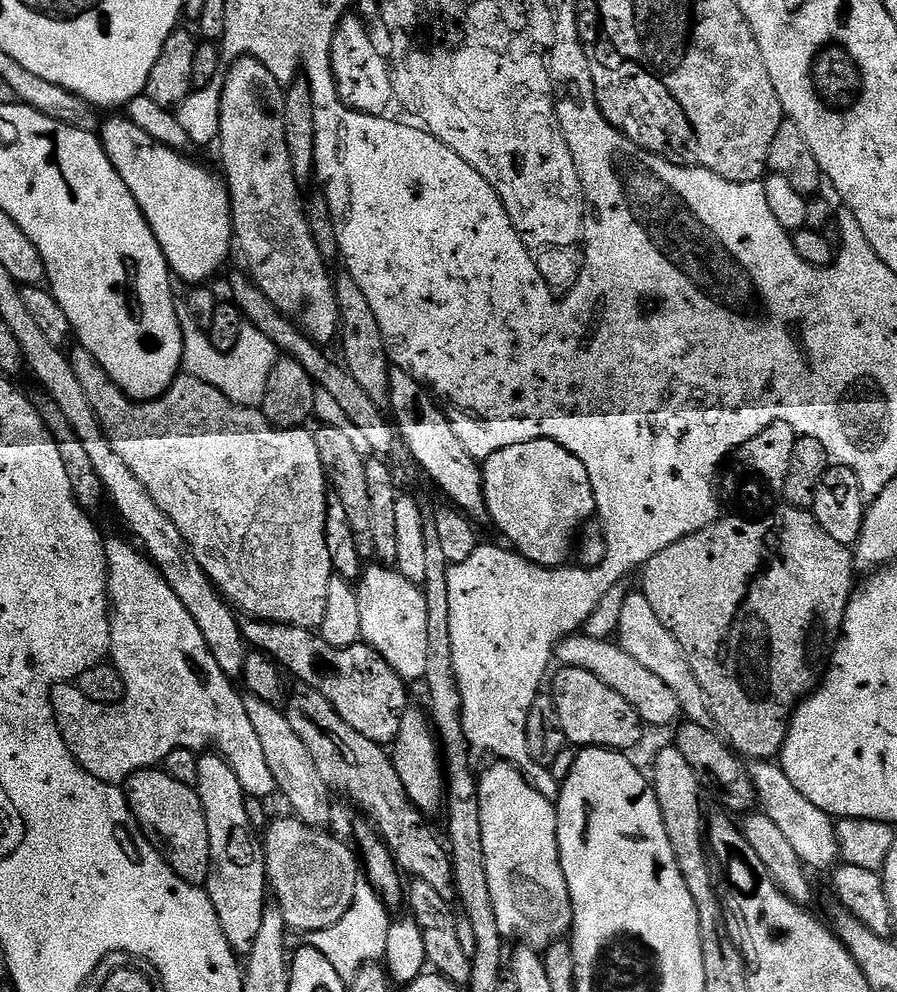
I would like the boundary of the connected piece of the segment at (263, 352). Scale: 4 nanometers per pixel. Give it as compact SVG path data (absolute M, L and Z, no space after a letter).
M180 298L176 302L178 322L182 326L182 368L185 373L226 394L226 398L235 404L247 408L263 405L266 394L266 382L270 378L270 370L274 370L278 359L276 343L272 341L261 328L256 328L250 323L245 323L242 338L238 338L238 346L232 352L219 352L214 350L207 331L190 318L187 299Z

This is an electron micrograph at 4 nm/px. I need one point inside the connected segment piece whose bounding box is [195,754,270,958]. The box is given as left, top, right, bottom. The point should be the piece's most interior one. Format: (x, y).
(237, 880)

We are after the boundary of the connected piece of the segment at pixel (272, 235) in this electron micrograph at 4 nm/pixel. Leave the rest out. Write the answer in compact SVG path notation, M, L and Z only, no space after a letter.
M241 56L227 65L228 73L223 73L220 84L220 160L224 163L223 179L228 195L232 198L232 234L235 247L244 255L248 263L247 275L274 302L283 316L293 321L297 328L310 340L321 346L337 339L340 331L338 298L333 273L328 273L329 265L322 258L314 242L314 234L308 225L305 201L300 200L301 185L296 183L290 154L286 150L284 137L284 93L285 89L253 56Z

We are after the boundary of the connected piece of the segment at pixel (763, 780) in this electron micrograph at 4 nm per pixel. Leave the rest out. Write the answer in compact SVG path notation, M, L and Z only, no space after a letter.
M775 759L753 760L747 765L749 778L753 780L759 811L766 813L770 822L775 822L778 831L787 839L804 867L831 869L840 860L840 847L836 837L836 826L833 817L818 810L814 802L806 802L806 797L794 787L794 782L786 778L786 770L782 770Z

